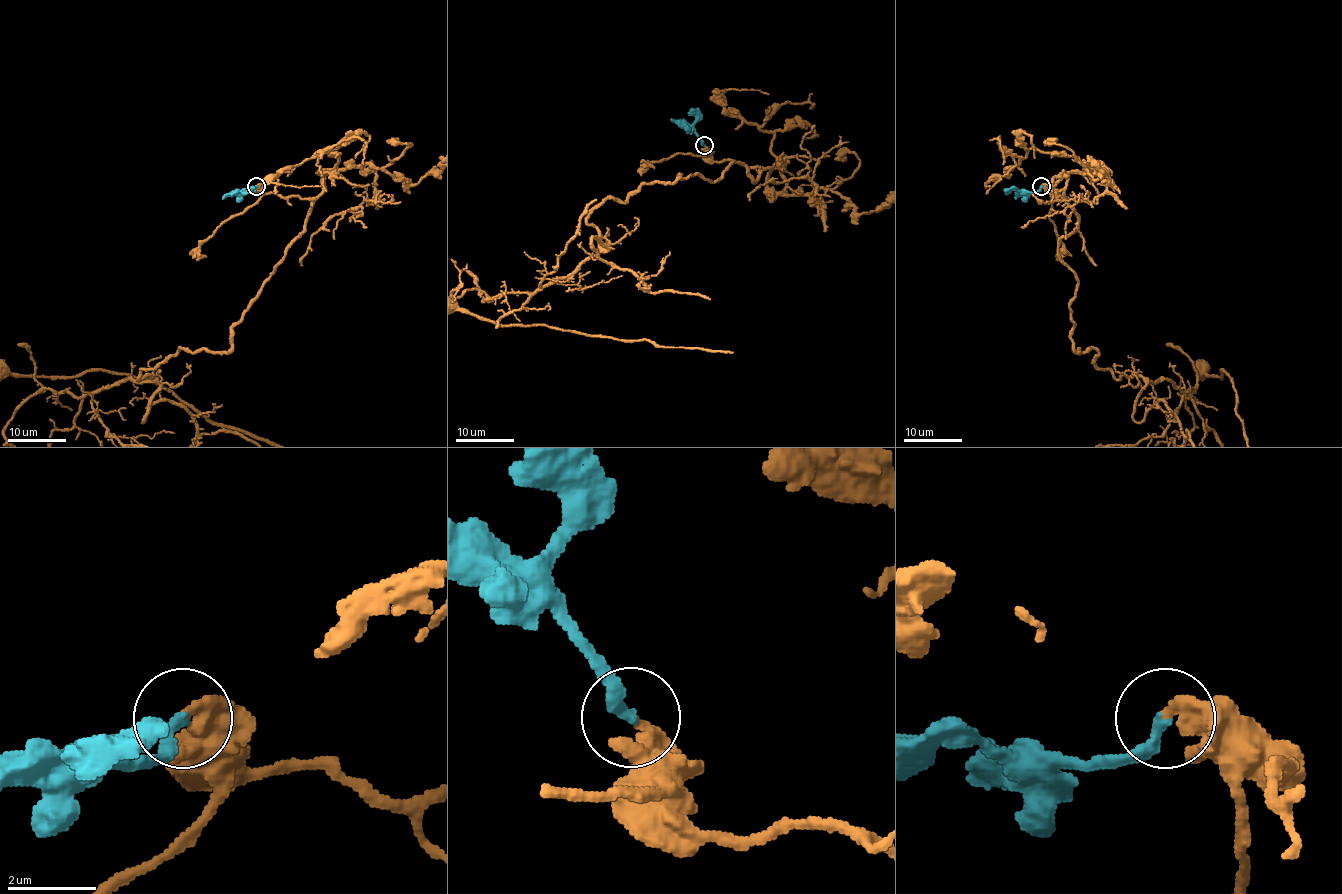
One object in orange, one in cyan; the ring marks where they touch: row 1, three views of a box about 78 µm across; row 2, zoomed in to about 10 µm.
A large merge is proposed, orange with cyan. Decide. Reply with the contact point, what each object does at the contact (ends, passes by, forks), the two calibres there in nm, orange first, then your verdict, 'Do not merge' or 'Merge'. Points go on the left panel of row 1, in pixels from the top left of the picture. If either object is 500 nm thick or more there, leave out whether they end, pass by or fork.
Place: (256, 186). At the ring orange ends. At the ring cyan ends. Thickness 360 nm (orange) against 280 nm. Merge

